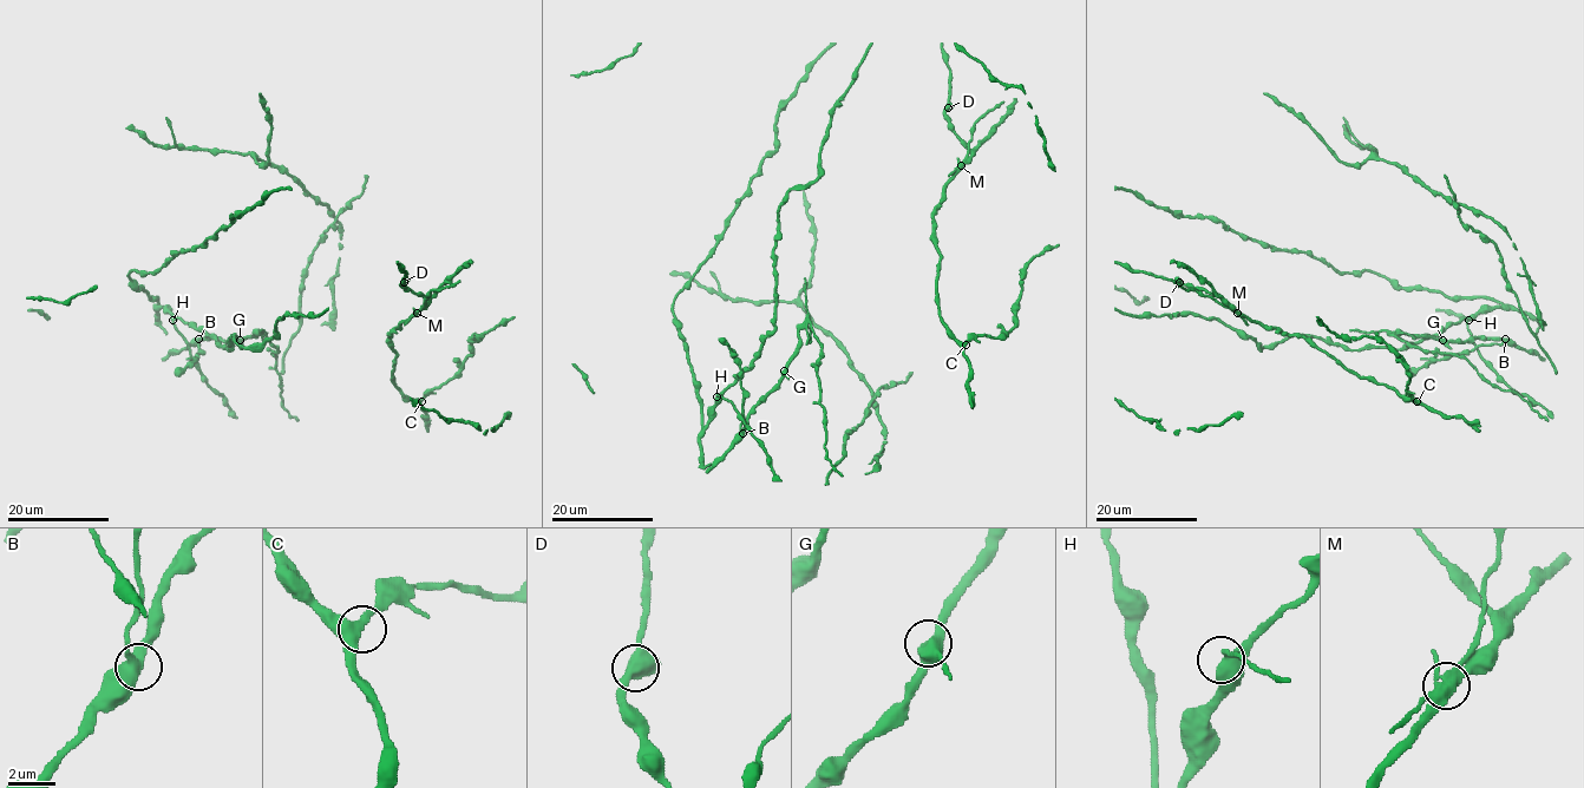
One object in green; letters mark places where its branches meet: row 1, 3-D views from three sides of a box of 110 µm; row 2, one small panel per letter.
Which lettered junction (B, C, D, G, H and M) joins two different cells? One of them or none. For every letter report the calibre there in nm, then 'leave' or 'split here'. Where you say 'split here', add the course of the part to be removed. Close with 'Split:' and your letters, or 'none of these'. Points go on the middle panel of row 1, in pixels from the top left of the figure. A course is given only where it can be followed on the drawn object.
B: calibre 400 nm; leave
C: calibre 400 nm; leave
D: calibre 420 nm; leave
G: calibre 440 nm; leave
H: calibre 400 nm; leave
M: calibre 440 nm; split here; course (960, 165), (968, 152), (974, 125), (1003, 102)
Split: M

